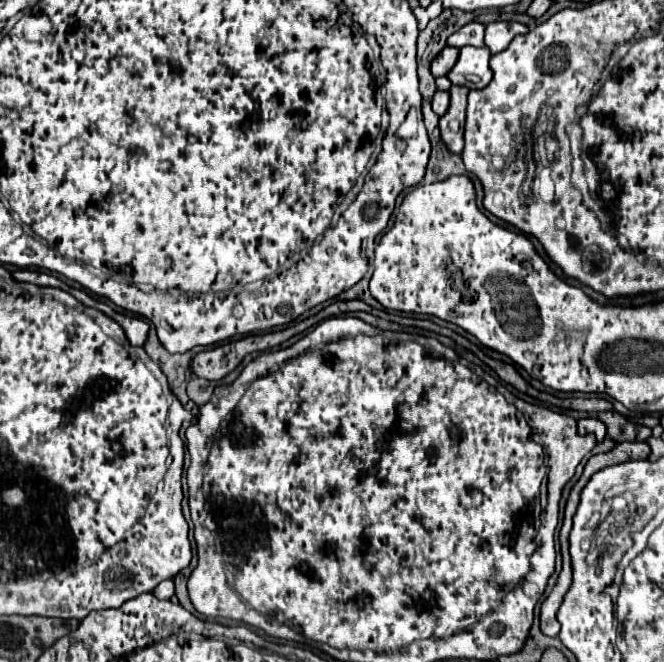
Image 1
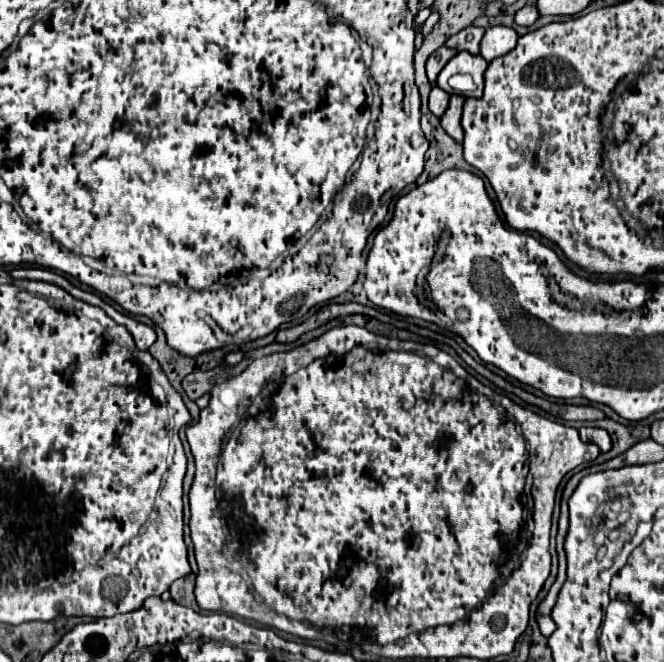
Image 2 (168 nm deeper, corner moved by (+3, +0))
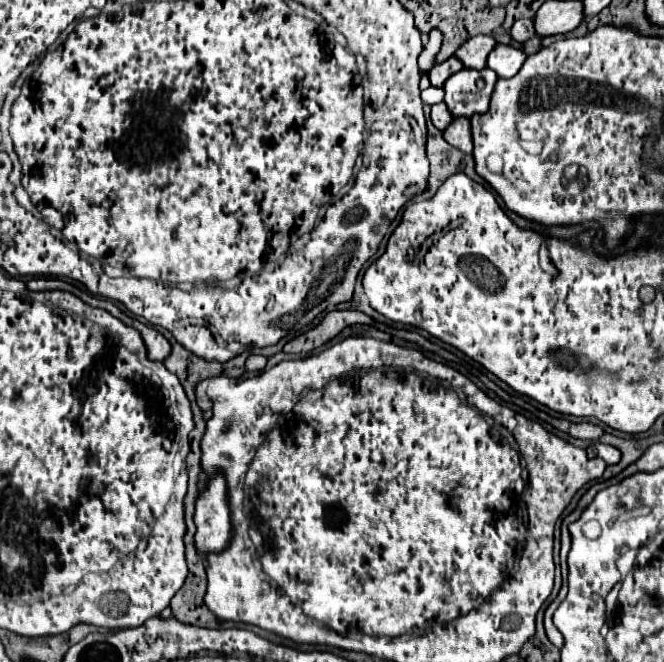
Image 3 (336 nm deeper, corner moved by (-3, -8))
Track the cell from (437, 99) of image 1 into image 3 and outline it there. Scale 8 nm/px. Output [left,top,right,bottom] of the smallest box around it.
[430,102,452,130]

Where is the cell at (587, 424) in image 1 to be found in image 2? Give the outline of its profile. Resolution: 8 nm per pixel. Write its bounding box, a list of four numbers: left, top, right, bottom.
[580,428,612,452]

